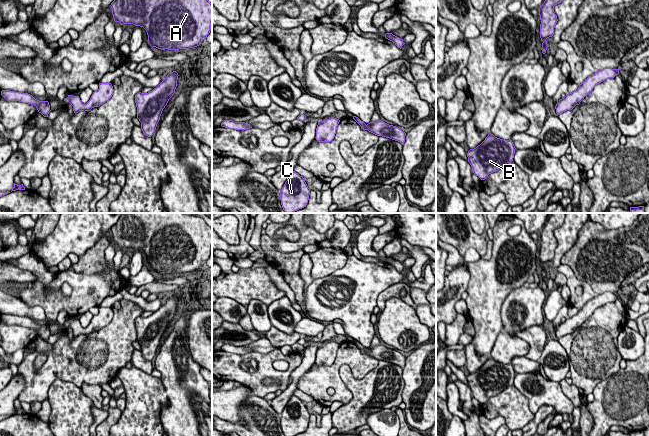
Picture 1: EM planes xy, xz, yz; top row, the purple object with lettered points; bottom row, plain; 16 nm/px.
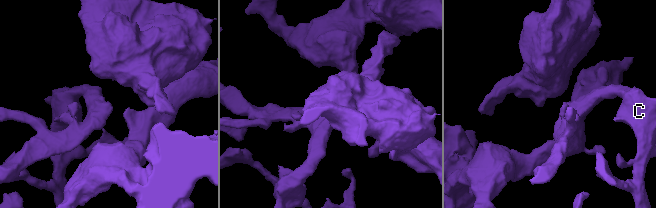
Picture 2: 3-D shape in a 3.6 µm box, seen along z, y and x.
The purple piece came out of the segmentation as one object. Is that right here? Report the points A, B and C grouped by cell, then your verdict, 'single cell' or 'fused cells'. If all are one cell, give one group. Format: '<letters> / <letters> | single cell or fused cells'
A B C | single cell

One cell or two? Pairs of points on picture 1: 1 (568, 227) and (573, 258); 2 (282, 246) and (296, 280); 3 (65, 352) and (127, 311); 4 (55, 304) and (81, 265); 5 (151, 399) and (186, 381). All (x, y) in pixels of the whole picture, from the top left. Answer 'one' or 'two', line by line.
1: two
2: two
3: one
4: two
5: two

